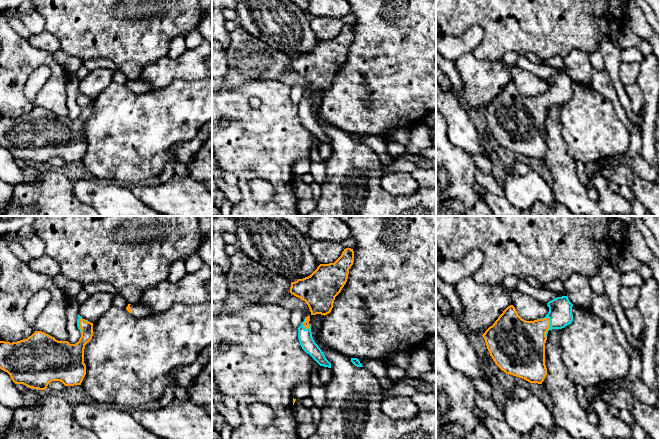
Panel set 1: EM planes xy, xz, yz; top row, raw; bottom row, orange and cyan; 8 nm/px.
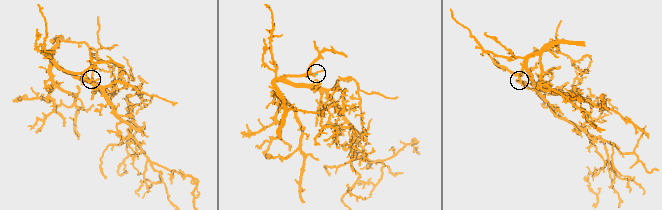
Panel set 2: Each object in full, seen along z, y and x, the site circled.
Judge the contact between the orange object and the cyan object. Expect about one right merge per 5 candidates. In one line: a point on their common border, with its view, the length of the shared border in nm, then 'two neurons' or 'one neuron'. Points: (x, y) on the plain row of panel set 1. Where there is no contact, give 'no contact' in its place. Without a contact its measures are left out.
contact yz (549, 102); length 170 nm; one neuron

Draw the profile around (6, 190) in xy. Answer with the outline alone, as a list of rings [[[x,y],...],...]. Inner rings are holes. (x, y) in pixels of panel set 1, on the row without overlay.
[[[0,178],[0,216],[7,212],[13,197],[13,185],[6,183]]]

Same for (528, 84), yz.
[[[511,67],[510,74],[511,81],[515,83],[518,91],[526,97],[544,94],[549,88],[547,80],[520,67]]]

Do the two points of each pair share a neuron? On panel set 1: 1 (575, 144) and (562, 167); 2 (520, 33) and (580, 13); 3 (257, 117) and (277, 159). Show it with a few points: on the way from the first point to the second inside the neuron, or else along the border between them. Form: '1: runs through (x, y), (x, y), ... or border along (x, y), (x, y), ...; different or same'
1: border along (561, 132), (567, 153), (574, 159); different
2: runs through (535, 18), (540, 13), (565, 13); same
3: runs through (257, 127), (257, 136), (268, 149); same

